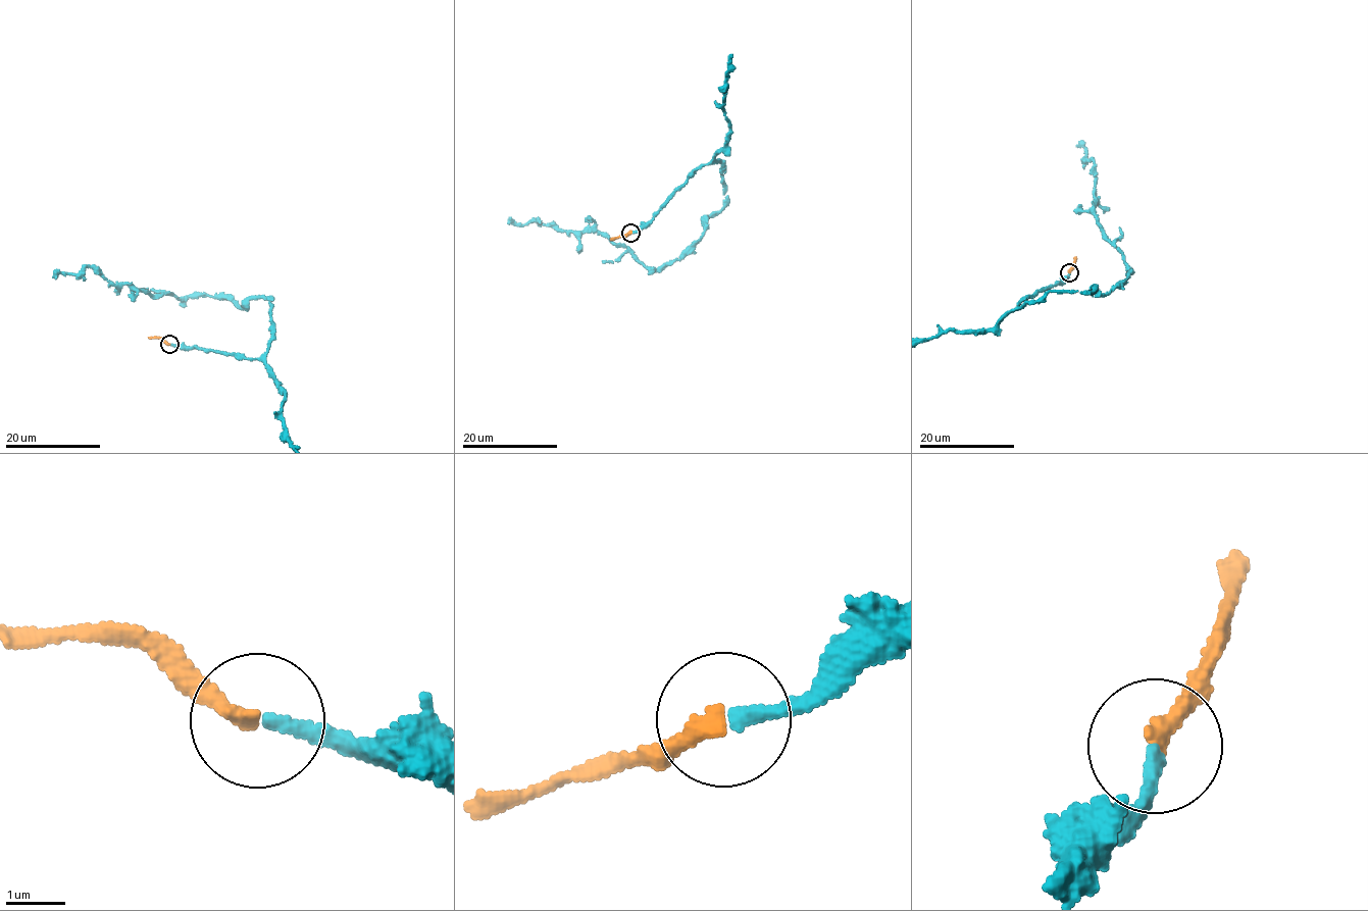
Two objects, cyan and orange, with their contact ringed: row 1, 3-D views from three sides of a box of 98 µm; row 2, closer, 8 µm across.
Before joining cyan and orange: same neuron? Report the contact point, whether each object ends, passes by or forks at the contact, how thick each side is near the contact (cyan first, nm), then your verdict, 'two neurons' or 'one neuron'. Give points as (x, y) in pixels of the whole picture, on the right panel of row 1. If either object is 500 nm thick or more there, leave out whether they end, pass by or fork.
(1069, 272) | cyan ends | orange ends | 240/280 nm | one neuron

